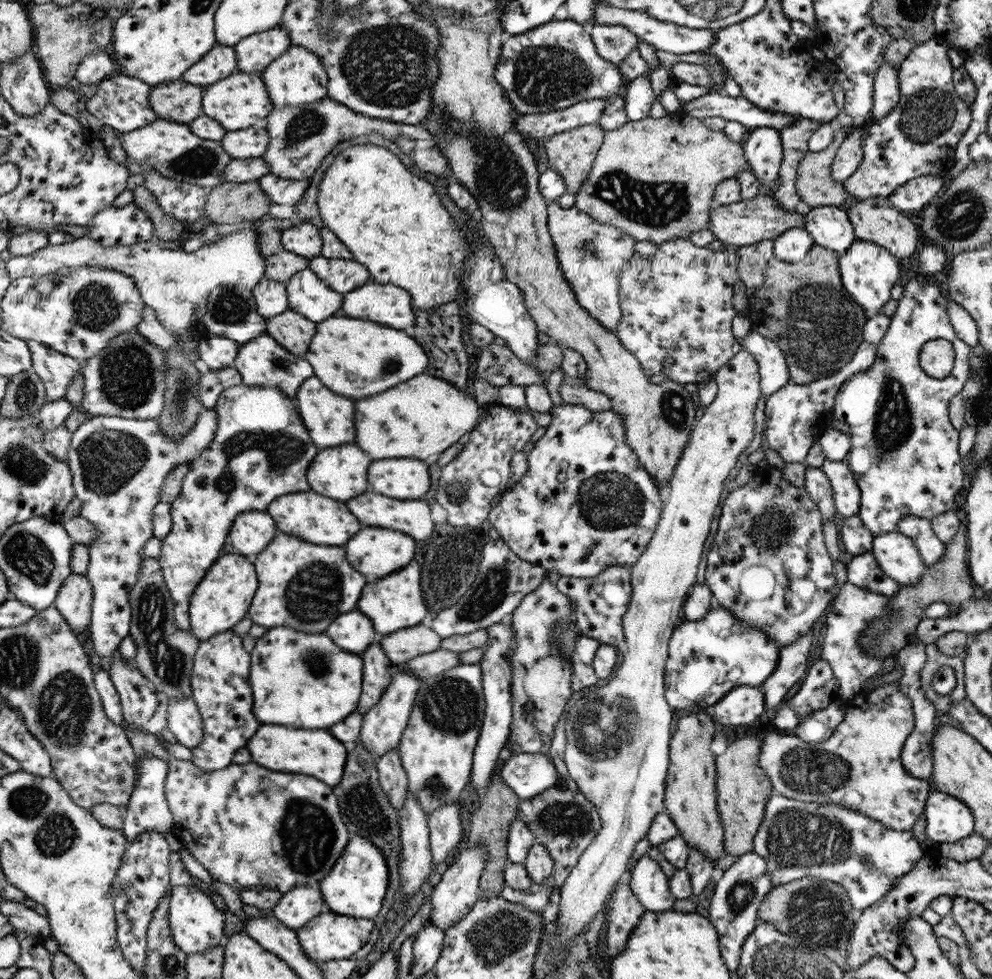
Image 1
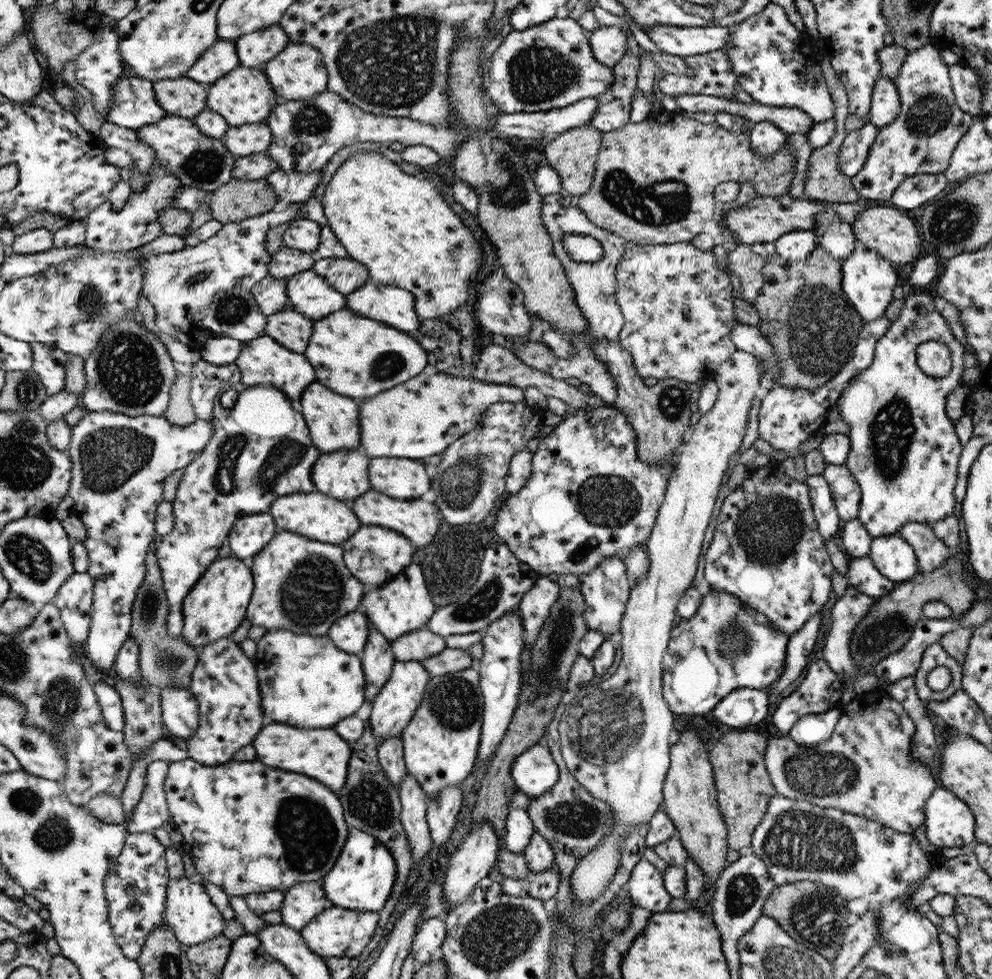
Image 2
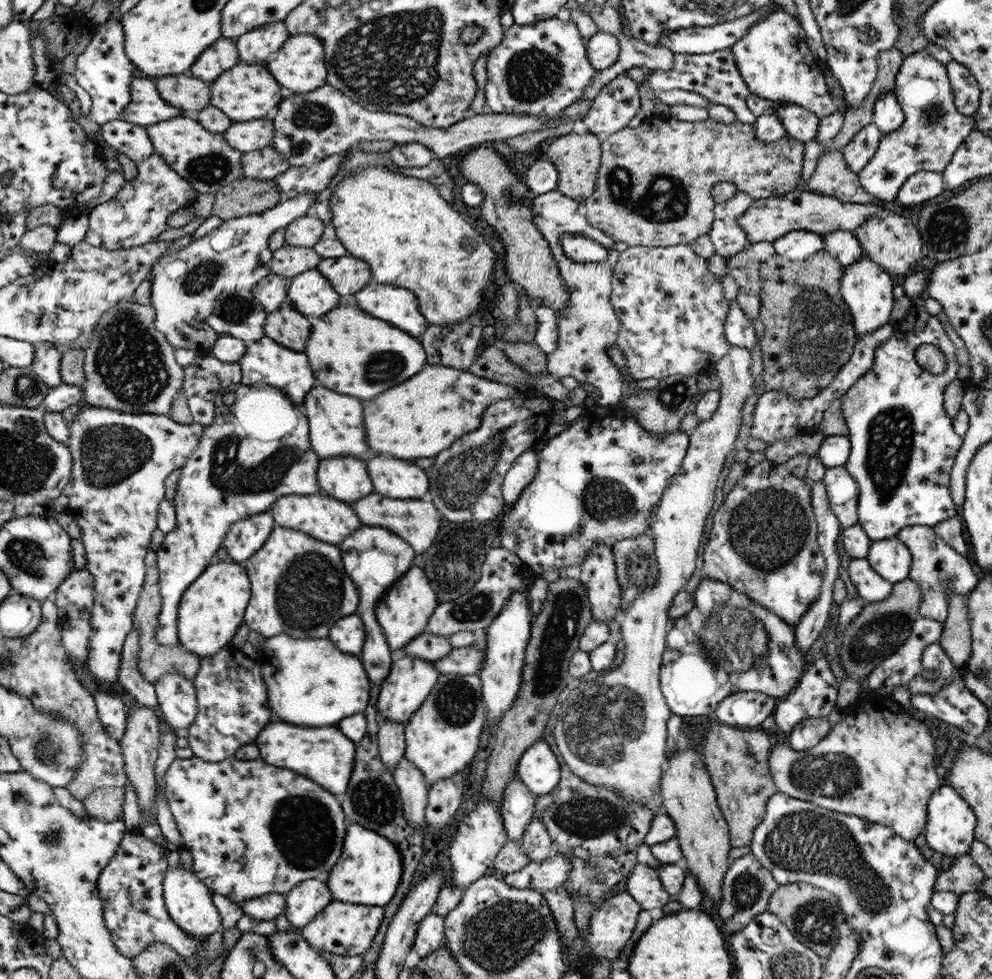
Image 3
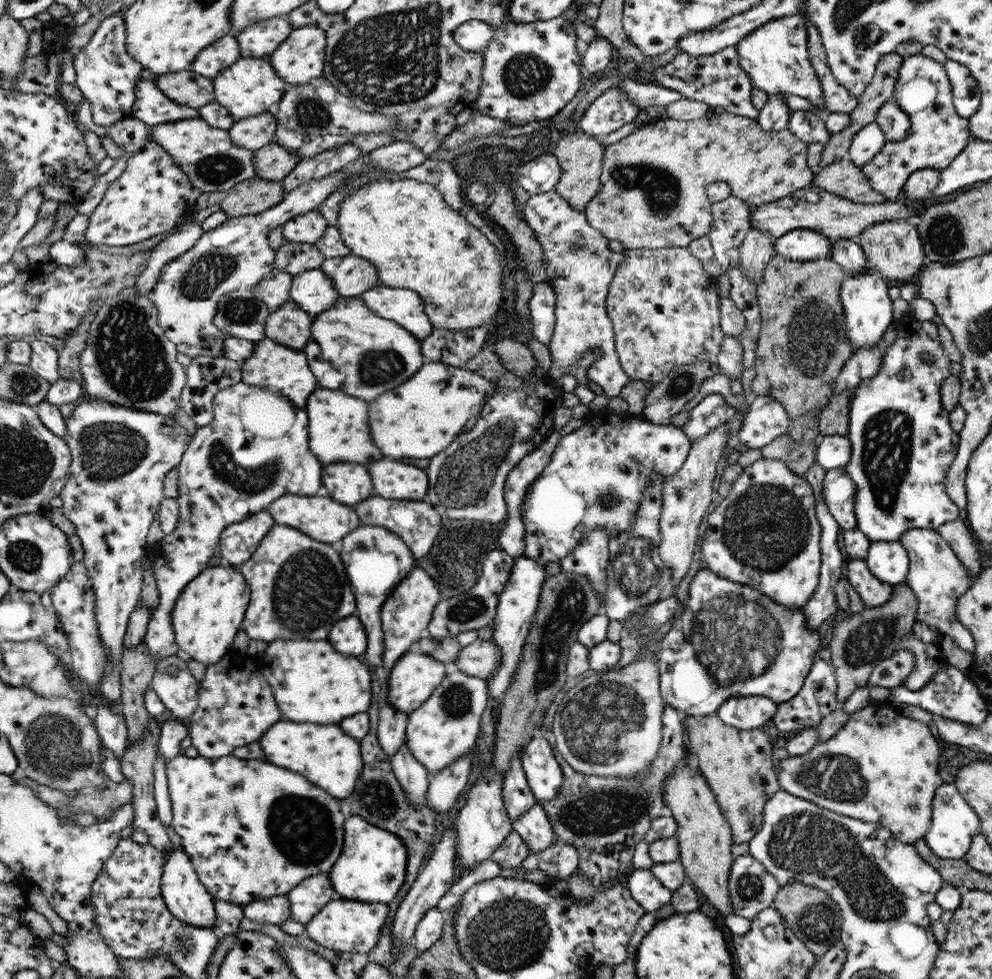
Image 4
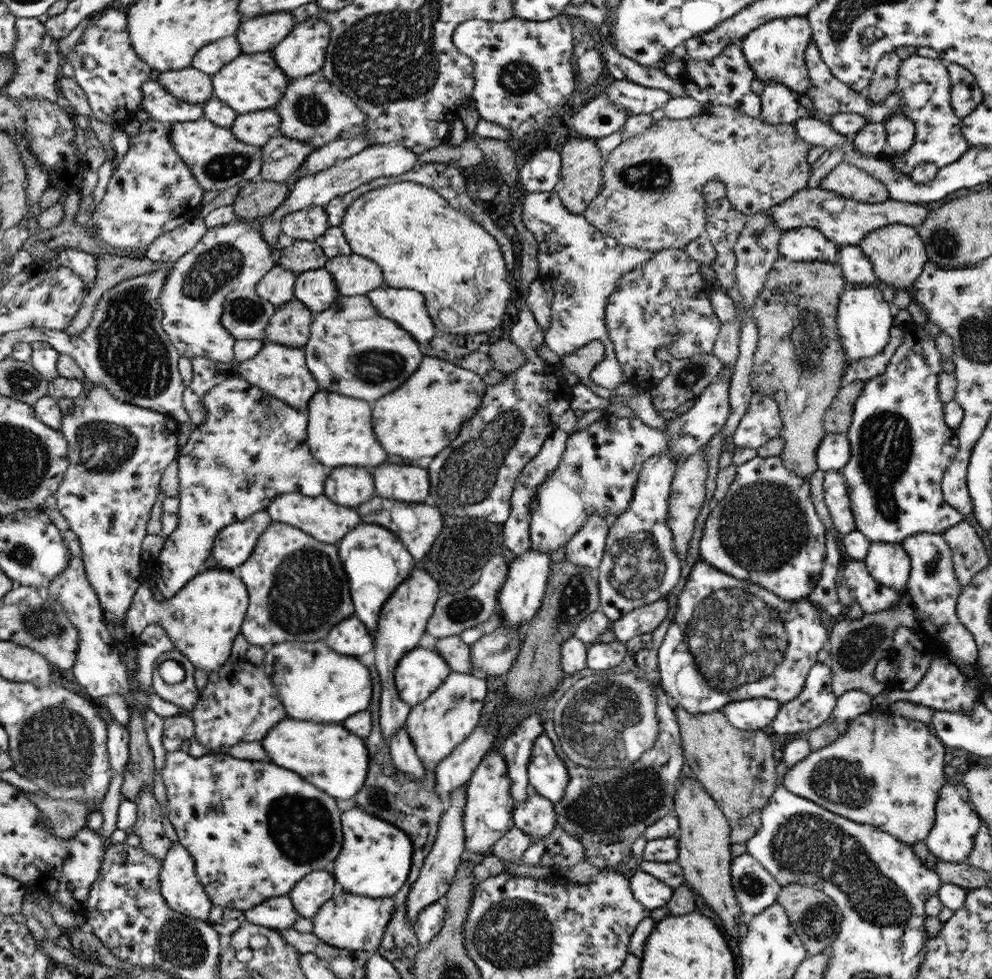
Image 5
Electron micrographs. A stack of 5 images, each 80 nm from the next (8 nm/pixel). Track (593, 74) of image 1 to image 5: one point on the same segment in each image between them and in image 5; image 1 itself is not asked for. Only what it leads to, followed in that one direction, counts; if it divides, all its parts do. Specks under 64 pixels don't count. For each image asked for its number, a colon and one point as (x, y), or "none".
2: (549, 66)
3: (540, 69)
4: (531, 70)
5: (523, 75)

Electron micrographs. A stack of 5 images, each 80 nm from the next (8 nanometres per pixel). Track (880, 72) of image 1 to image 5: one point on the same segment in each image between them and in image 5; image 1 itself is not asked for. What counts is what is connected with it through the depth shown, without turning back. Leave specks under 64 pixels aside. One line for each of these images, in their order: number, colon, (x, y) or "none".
2: (886, 104)
3: (888, 115)
4: (893, 121)
5: (901, 132)

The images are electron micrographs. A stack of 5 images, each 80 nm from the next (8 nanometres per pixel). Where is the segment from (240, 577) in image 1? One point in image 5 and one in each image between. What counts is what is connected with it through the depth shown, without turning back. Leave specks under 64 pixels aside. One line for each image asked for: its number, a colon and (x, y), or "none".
2: (220, 602)
3: (214, 608)
4: (211, 612)
5: (203, 622)

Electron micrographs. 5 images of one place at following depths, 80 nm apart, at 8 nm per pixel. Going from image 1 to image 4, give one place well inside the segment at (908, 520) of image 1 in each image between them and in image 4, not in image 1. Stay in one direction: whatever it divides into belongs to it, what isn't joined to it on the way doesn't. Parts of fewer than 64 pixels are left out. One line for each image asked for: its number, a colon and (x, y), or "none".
2: (932, 553)
3: (940, 570)
4: (937, 576)

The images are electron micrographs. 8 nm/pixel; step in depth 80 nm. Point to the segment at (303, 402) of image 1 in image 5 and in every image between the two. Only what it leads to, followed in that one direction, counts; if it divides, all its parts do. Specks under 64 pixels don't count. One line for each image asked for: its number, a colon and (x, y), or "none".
2: (332, 420)
3: (336, 428)
4: (338, 424)
5: (340, 434)

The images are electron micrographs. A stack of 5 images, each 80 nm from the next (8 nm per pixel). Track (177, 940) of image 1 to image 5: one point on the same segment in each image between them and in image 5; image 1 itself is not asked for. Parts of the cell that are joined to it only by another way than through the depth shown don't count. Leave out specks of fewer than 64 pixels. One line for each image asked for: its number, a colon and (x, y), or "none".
2: (189, 913)
3: (189, 901)
4: (187, 898)
5: (183, 891)

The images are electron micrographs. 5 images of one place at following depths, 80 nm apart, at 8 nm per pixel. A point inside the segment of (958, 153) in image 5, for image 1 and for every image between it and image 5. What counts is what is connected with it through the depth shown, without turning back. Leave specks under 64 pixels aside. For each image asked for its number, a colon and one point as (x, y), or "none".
1: (918, 137)
2: (921, 139)
3: (933, 129)
4: (938, 134)

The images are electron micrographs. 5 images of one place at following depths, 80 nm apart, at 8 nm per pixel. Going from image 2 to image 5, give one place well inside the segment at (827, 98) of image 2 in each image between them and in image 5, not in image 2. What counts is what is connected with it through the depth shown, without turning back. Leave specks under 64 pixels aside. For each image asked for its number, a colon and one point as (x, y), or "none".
3: (774, 58)
4: (775, 55)
5: (775, 50)

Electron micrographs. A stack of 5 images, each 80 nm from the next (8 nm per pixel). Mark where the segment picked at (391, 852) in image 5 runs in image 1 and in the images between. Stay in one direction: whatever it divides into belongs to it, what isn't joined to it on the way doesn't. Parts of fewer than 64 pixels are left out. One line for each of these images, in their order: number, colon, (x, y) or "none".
1: (357, 886)
2: (363, 878)
3: (370, 870)
4: (373, 866)

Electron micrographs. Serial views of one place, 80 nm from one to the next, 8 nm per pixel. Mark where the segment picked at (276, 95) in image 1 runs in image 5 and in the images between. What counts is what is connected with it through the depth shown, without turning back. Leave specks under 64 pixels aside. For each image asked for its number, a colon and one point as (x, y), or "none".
2: (298, 73)
3: (299, 66)
4: (300, 59)
5: (303, 52)

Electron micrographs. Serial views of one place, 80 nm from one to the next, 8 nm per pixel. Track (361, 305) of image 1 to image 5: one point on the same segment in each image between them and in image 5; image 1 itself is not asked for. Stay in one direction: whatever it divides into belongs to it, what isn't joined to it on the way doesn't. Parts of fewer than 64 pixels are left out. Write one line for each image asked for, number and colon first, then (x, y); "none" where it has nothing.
2: (397, 307)
3: (396, 305)
4: (406, 307)
5: (406, 307)

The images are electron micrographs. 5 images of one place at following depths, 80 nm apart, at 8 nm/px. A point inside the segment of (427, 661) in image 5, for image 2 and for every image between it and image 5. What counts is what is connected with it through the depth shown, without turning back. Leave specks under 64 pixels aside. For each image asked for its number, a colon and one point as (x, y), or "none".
2: (393, 709)
3: (412, 679)
4: (412, 680)

